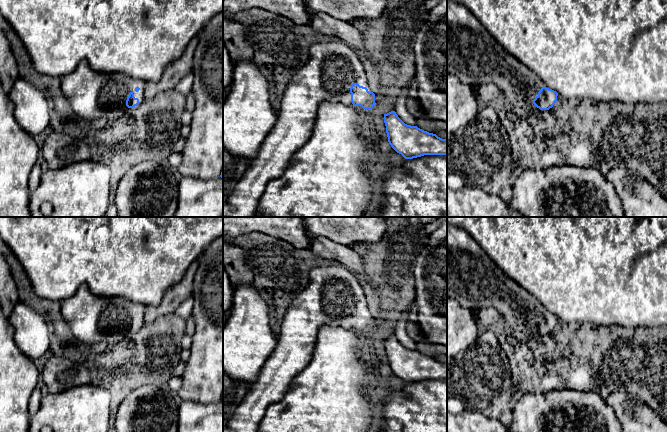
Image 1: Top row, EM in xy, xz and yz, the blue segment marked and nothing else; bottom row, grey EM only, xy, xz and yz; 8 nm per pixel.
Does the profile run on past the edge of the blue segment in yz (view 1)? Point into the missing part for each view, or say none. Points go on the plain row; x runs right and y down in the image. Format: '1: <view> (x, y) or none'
1: yz (474, 280)

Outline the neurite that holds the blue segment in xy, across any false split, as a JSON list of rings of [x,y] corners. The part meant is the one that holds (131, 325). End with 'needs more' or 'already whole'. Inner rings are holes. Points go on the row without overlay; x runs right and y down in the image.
[[[81,285],[76,293],[61,301],[57,316],[63,319],[71,330],[76,344],[111,343],[134,335],[144,324],[146,306],[122,297],[101,297],[94,295],[89,287]]] | needs more

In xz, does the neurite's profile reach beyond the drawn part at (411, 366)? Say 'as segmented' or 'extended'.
as segmented

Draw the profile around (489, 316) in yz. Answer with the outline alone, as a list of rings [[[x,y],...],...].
[[[488,307],[481,310],[476,318],[487,329],[490,329],[497,321],[501,319],[500,313],[493,307]]]

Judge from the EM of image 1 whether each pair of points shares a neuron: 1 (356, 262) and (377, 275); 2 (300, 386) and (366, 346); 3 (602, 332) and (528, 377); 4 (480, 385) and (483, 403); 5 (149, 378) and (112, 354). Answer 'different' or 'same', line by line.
1: different
2: different
3: same
4: same
5: same

